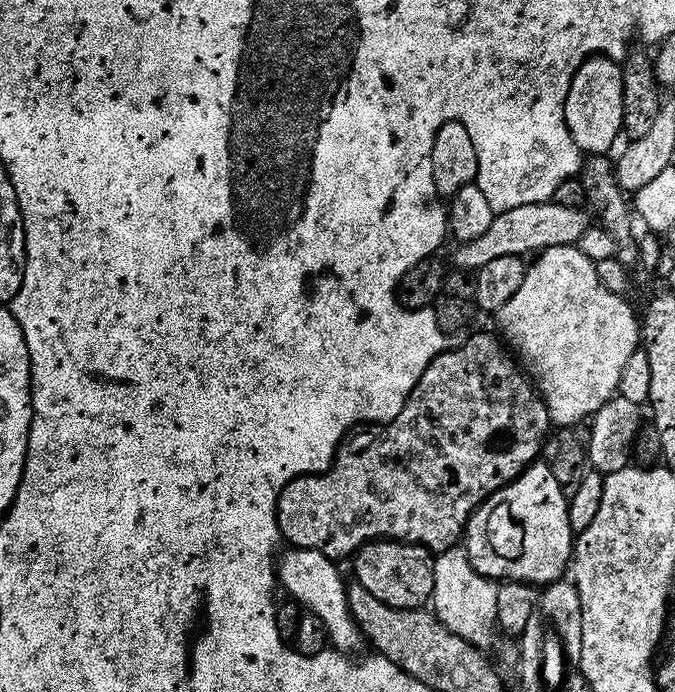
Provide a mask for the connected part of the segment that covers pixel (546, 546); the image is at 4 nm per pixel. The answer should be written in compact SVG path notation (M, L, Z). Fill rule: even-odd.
M531 464L514 483L488 497L468 521L466 551L474 570L497 582L533 586L565 579L574 560L569 501L548 464Z

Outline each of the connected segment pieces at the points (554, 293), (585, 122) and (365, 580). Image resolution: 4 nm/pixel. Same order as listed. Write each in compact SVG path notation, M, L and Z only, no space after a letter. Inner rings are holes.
M579 247L551 248L550 250L539 253L539 255L535 257L535 260L536 265L533 266L532 264L531 267L527 269L525 282L519 287L517 294L514 295L514 298L511 298L510 302L502 306L498 313L501 332L499 332L499 335L507 341L511 351L518 357L519 363L526 369L527 375L534 381L535 387L539 391L540 399L543 400L544 405L546 405L548 412L552 416L553 425L568 430L576 426L572 424L580 424L584 419L587 418L588 420L594 417L597 412L602 410L602 408L619 393L623 371L626 370L627 363L630 362L631 356L641 347L642 324L638 319L638 314L636 318L635 310L627 304L627 299L625 299L624 296L610 294L610 290L606 290L606 286L602 286L602 282L598 278L598 270L596 269L595 263L593 263L586 254L581 252Z
M595 55L574 74L570 94L566 98L566 126L580 148L591 156L608 156L616 139L624 132L624 70L615 59Z
M373 540L356 553L354 563L355 583L370 590L370 594L374 594L378 602L386 602L386 606L414 610L425 607L431 601L436 562L433 553L420 544L404 544L400 540Z

